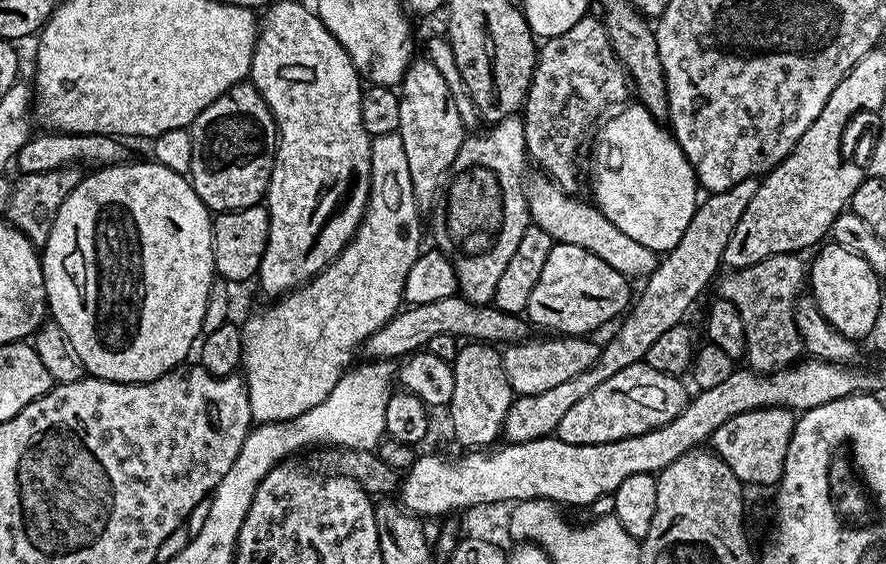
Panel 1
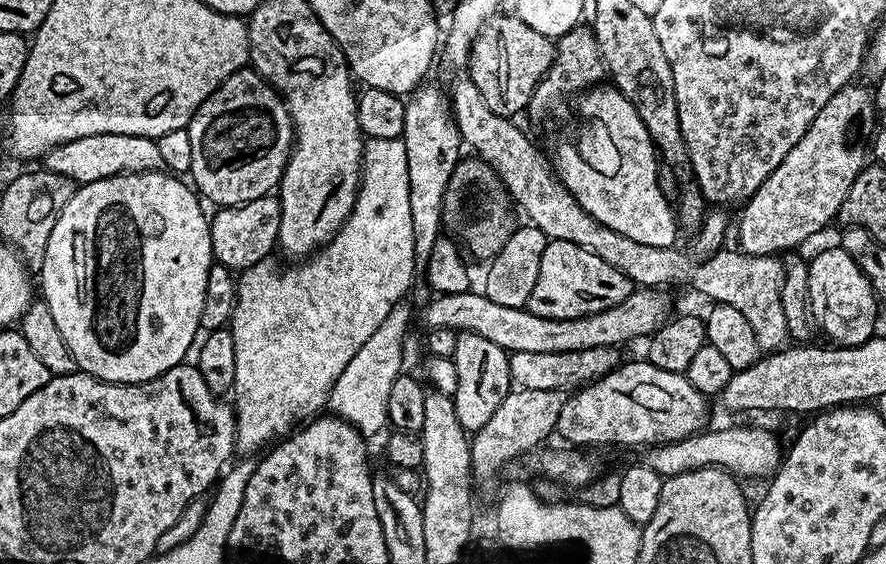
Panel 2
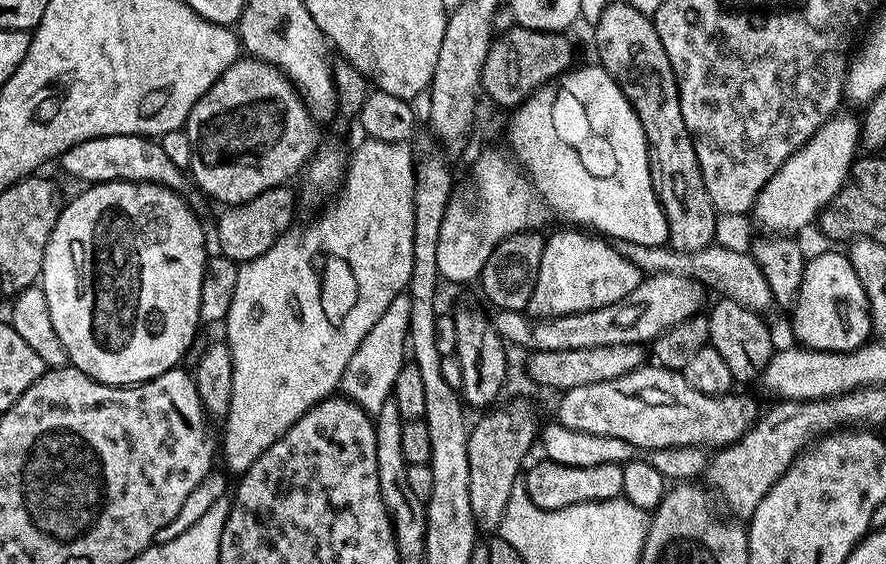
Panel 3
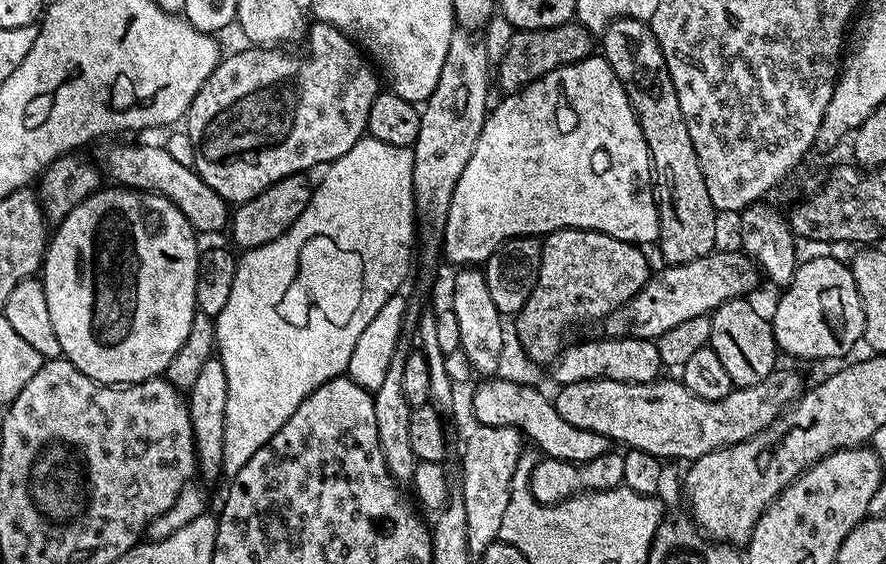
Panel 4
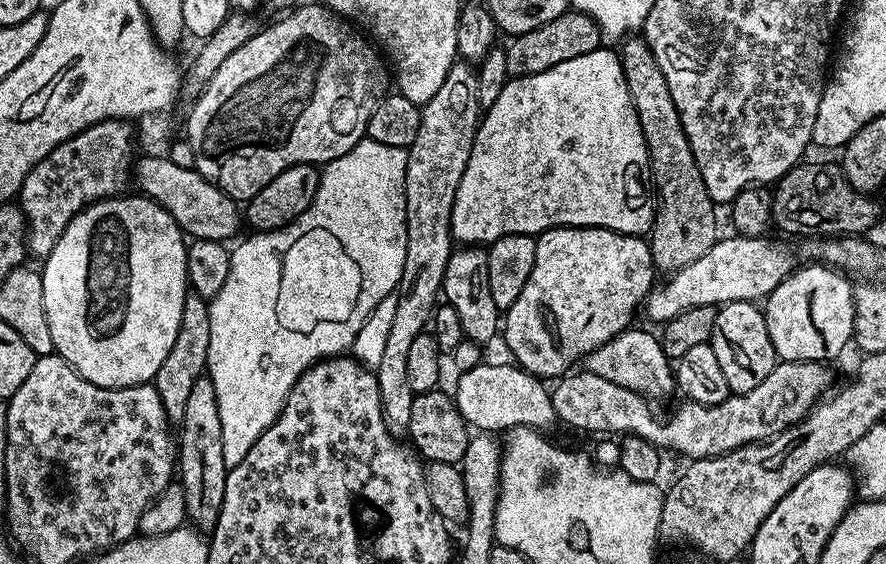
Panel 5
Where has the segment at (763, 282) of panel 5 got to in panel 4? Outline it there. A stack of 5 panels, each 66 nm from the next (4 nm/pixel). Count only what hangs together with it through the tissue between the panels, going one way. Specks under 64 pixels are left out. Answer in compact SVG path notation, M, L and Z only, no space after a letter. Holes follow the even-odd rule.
M714 250L709 256L703 256L694 262L661 267L661 272L653 271L642 290L638 290L632 300L627 300L604 317L603 335L610 338L655 340L657 336L666 334L666 330L686 322L686 318L707 316L715 312L719 304L747 297L748 291L756 284L756 276L758 277L756 265L743 251L720 251Z

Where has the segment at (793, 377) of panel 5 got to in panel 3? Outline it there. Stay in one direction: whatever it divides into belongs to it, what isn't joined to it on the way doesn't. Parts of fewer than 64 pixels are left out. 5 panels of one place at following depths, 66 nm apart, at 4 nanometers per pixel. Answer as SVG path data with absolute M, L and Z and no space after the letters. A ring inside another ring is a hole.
M641 366L613 380L563 389L554 416L572 431L622 438L641 450L670 447L716 450L745 436L758 419L755 402L748 396L736 395L707 396L691 388L683 372Z

